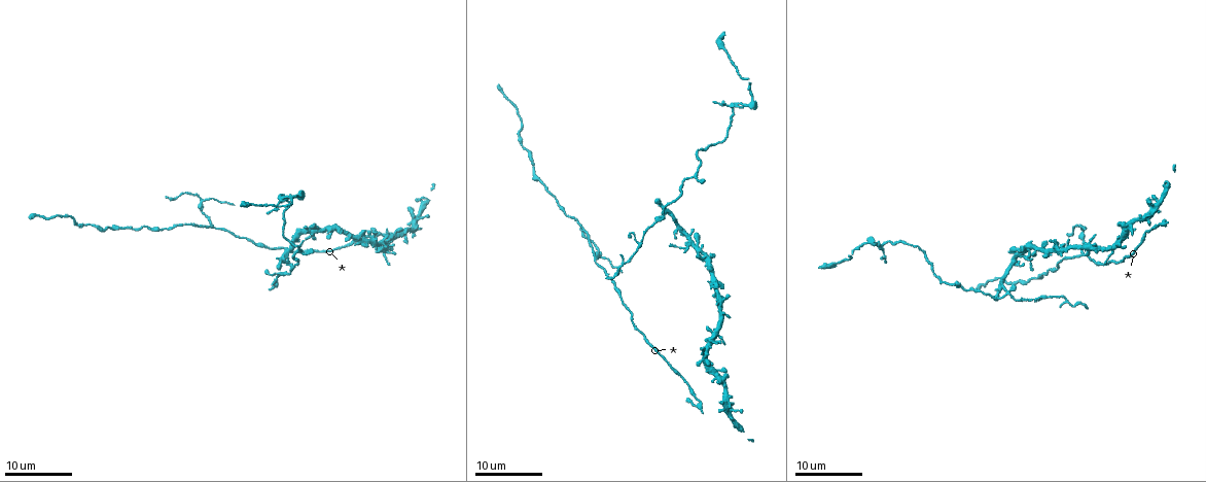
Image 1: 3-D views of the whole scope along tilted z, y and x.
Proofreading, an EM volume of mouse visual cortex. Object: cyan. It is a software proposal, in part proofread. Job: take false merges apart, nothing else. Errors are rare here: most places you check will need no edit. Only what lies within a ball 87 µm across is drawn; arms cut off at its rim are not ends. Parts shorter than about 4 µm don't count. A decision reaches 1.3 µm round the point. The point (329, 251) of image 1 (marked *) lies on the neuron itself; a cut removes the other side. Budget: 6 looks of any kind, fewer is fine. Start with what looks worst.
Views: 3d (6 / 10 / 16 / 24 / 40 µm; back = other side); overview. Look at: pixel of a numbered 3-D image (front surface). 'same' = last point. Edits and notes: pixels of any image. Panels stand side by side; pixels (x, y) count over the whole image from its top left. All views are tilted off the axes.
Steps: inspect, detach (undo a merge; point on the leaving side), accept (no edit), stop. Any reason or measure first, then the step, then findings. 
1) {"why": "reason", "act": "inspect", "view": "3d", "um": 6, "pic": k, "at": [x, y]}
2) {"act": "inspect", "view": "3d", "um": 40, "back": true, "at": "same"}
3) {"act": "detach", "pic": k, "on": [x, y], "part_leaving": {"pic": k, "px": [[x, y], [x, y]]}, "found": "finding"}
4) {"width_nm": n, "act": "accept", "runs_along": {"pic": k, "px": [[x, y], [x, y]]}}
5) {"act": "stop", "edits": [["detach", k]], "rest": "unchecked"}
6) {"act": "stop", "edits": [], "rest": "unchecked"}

{"why": "branch point", "act": "inspect", "view": "3d", "um": 24, "pic": 1, "at": [209, 224]}

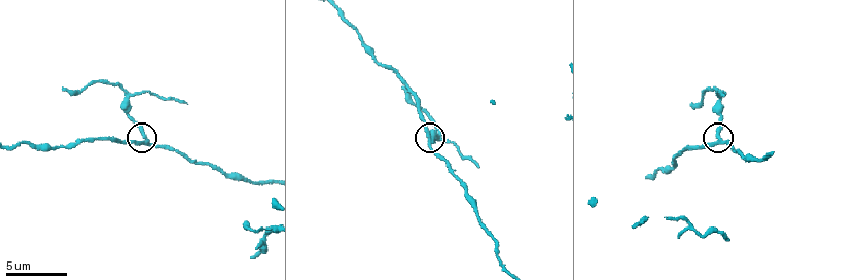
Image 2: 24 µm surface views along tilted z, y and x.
{"act": "inspect", "view": "3d", "um": 6, "pic": 2, "at": [429, 138]}

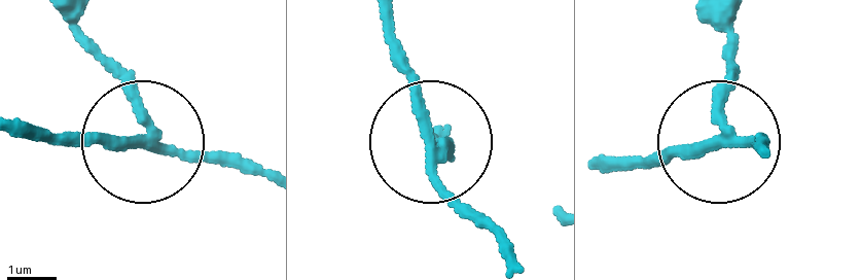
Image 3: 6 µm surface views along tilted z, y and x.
{"side_arm_um": 11, "act": "detach", "pic": 3, "on": [119, 64], "part_leaving": {"pic": 3, "px": [[151, 130], [129, 73], [79, 25]]}, "found": "a second neuron is stuck on"}

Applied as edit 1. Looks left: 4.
{"act": "inspect", "view": "overview"}

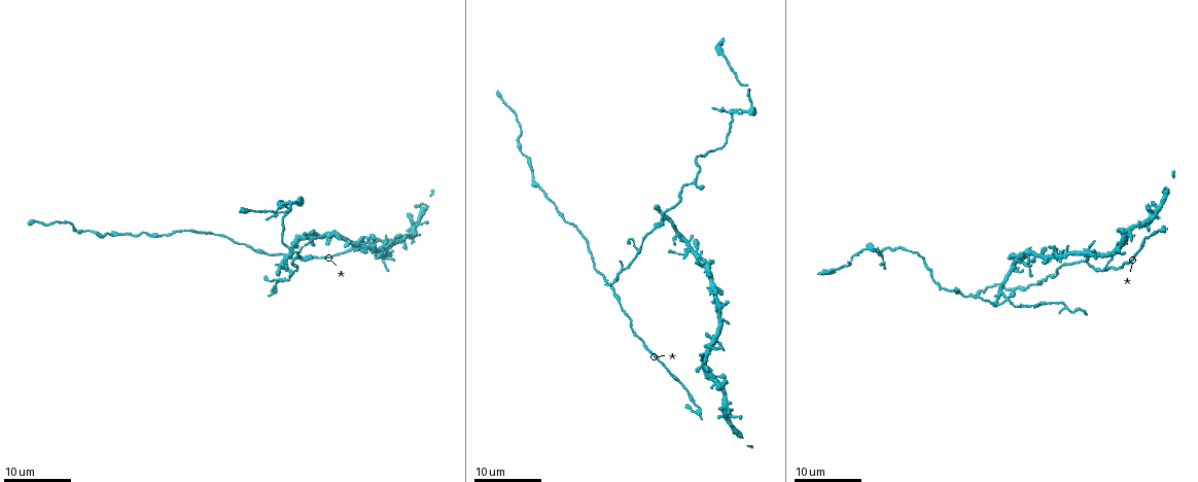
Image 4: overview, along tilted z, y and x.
{"why": "small branch off a trunk", "act": "inspect", "view": "3d", "um": 24, "pic": 4, "at": [1005, 300]}

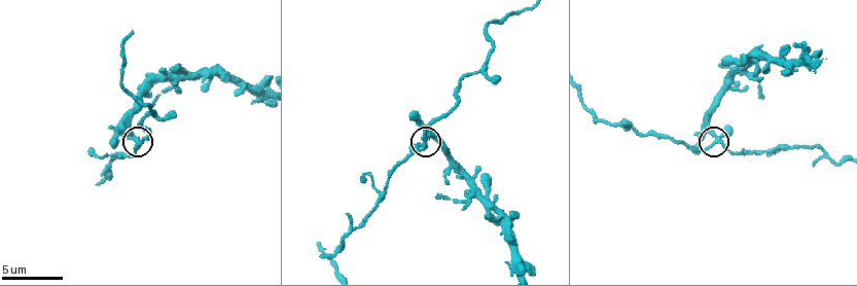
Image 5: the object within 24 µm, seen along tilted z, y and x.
{"act": "inspect", "view": "3d", "um": 6, "pic": 5, "at": [425, 143]}

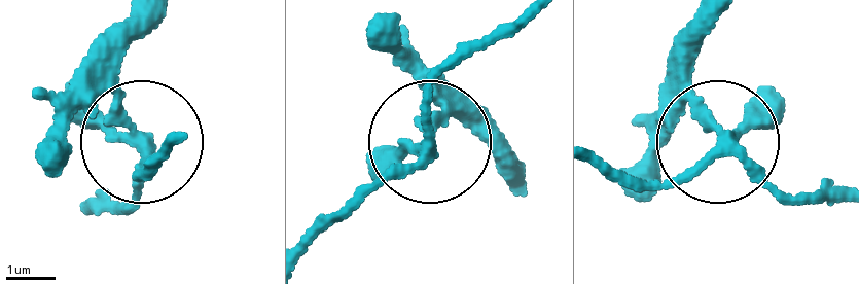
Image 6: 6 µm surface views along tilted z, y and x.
{"arms": 3, "act": "detach", "pic": 6, "on": [770, 109], "part_leaving": {"pic": 6, "px": [[720, 140], [648, 182], [596, 163]]}, "found": "two neurons meet here"}

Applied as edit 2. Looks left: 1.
{"why": "thick turns thin", "act": "inspect", "view": "3d", "um": 6, "pic": 2, "at": [244, 180]}

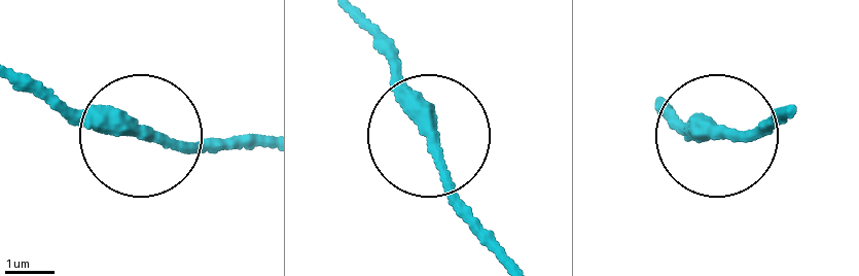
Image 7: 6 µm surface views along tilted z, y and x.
{"act": "accept", "runs_along": {"pic": 7, "px": [[511, 257], [452, 187], [426, 118], [376, 47]]}, "found": "all the same neuron"}

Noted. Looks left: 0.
{"act": "stop", "edits": [["detach", 3], ["detach", 6]], "rest": "unchecked"}

